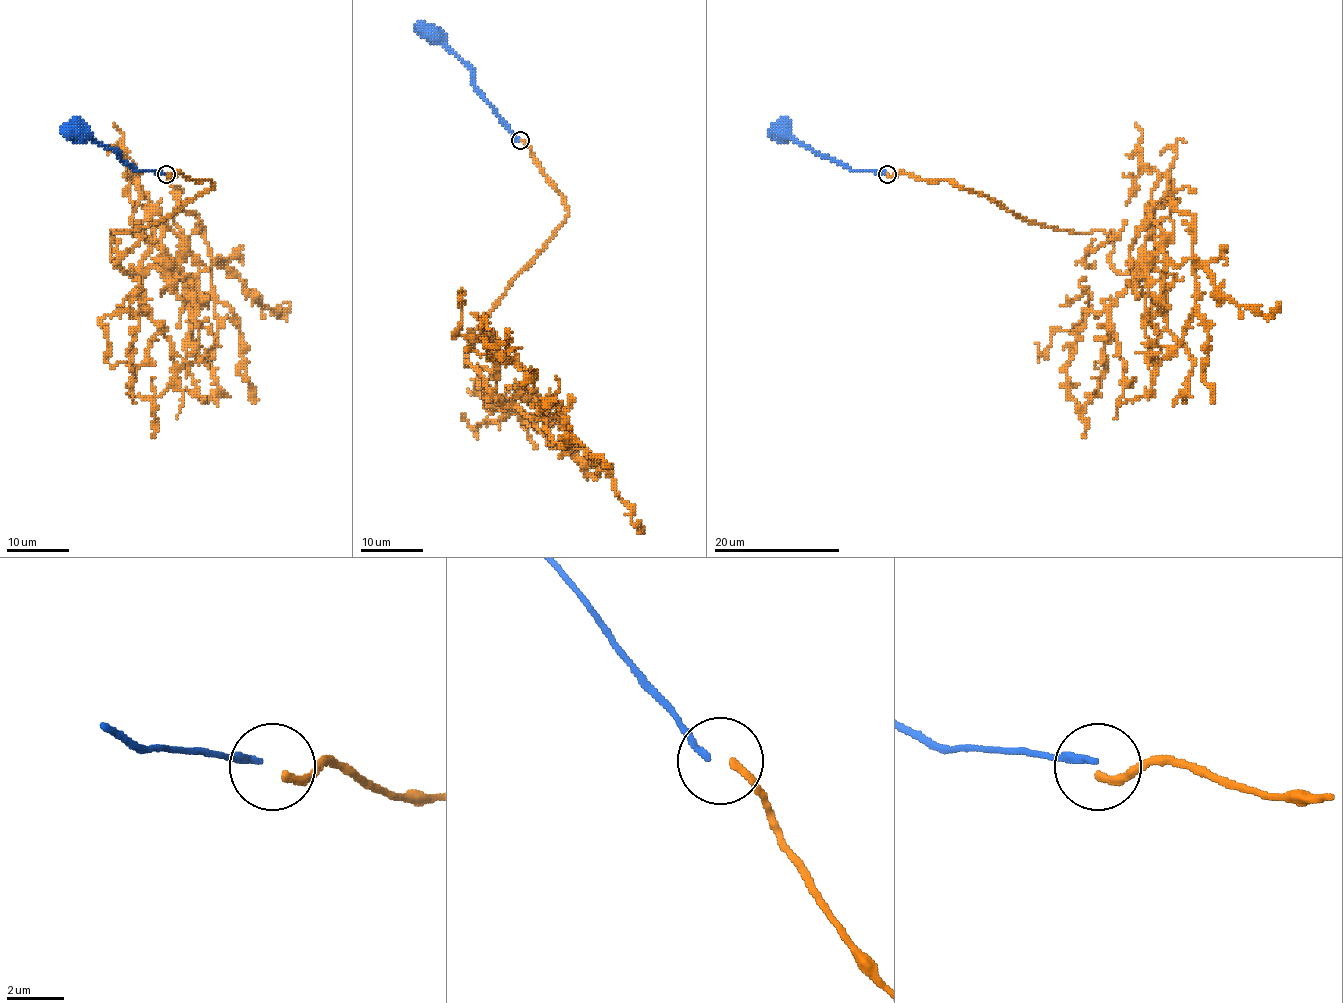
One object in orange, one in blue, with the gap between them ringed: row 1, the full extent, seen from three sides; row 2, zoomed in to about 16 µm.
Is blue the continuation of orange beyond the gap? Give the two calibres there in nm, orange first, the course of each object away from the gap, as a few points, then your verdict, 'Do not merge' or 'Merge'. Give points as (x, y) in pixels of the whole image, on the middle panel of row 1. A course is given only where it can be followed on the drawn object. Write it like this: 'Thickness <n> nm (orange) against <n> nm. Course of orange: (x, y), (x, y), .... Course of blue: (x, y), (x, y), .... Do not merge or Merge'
Thickness 280 nm (orange) against 240 nm. Course of orange: (522, 140), (568, 215), (472, 333), (466, 364), (553, 449), (585, 449), (608, 463). Course of blue: (517, 140), (475, 86), (473, 72), (437, 34), (429, 31). Do not merge

